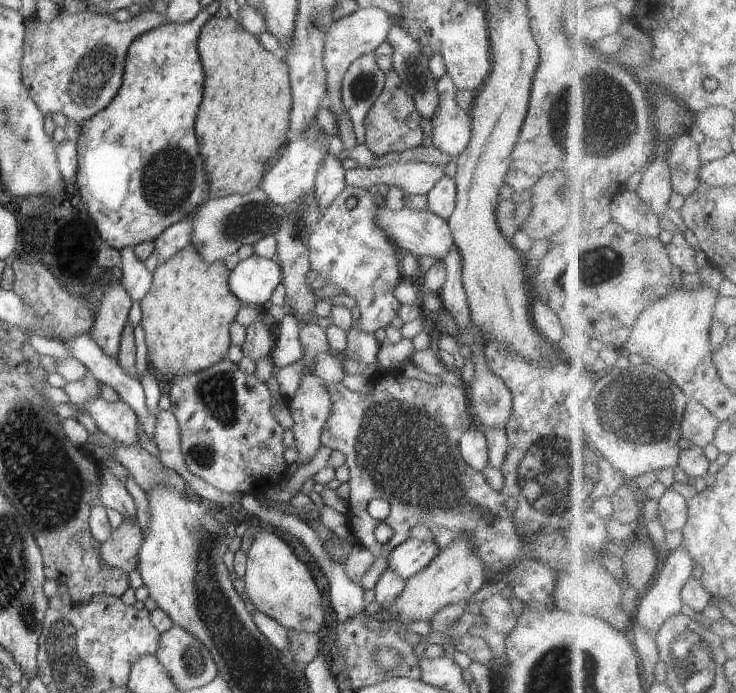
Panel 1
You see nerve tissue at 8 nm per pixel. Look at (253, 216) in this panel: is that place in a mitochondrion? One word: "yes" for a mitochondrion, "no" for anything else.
yes

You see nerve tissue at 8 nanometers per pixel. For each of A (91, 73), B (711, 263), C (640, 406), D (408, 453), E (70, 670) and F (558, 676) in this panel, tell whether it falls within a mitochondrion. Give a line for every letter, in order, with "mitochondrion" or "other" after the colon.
A: mitochondrion
B: other
C: mitochondrion
D: mitochondrion
E: mitochondrion
F: mitochondrion

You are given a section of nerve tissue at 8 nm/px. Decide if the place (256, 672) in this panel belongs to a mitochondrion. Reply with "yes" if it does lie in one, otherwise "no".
yes

